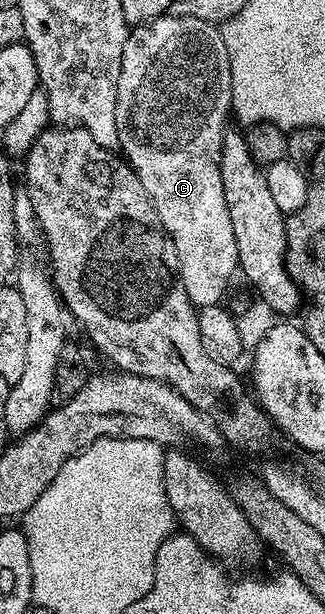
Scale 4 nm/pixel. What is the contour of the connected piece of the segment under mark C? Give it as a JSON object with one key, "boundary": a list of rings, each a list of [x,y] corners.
{"boundary":[[[159,16],[147,24],[134,25],[128,31],[125,42],[125,54],[121,54],[121,78],[117,78],[117,134],[119,135],[119,148],[131,169],[141,178],[141,186],[145,186],[145,194],[149,194],[152,206],[157,210],[157,218],[163,223],[171,236],[173,246],[177,250],[179,259],[179,273],[181,282],[185,286],[185,294],[189,294],[189,302],[195,304],[196,309],[213,306],[220,303],[227,292],[227,283],[231,275],[236,275],[239,266],[237,254],[237,238],[233,238],[233,222],[229,222],[229,206],[225,206],[225,189],[221,186],[221,146],[223,136],[229,131],[227,116],[232,115],[231,110],[231,63],[229,50],[225,50],[225,38],[216,25],[201,22],[201,18],[188,16]]]}

